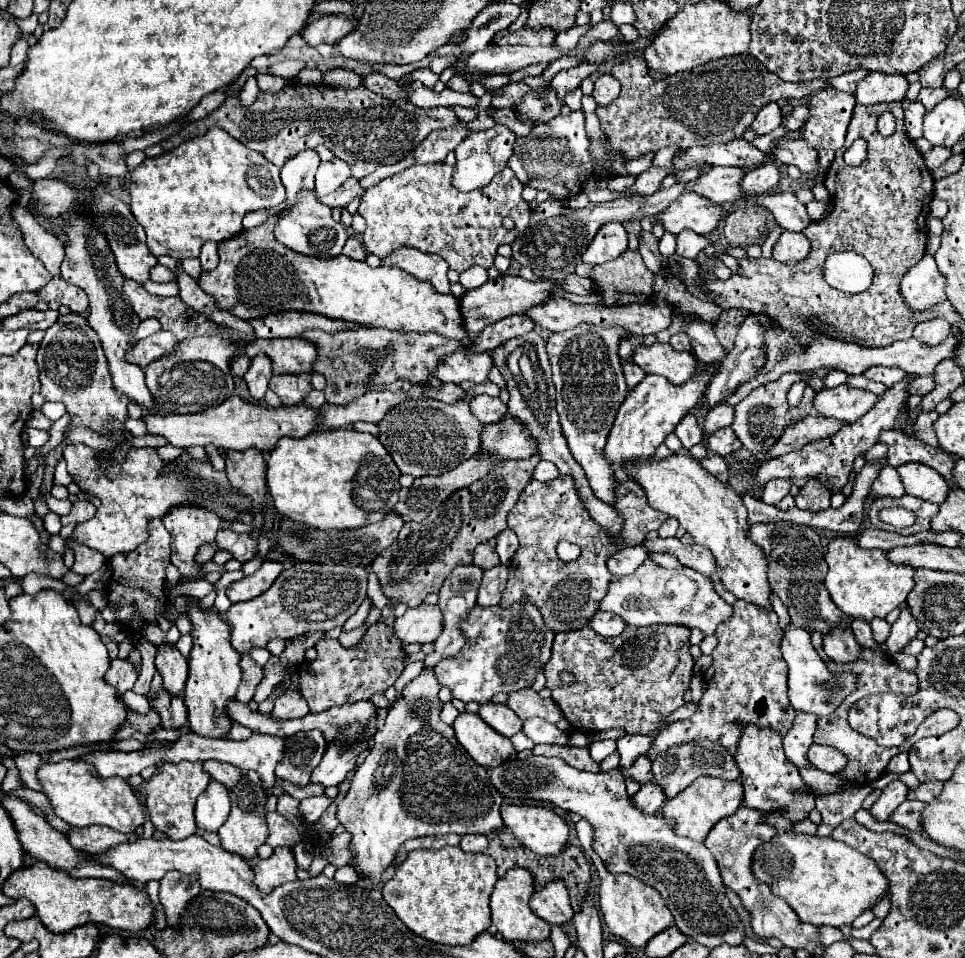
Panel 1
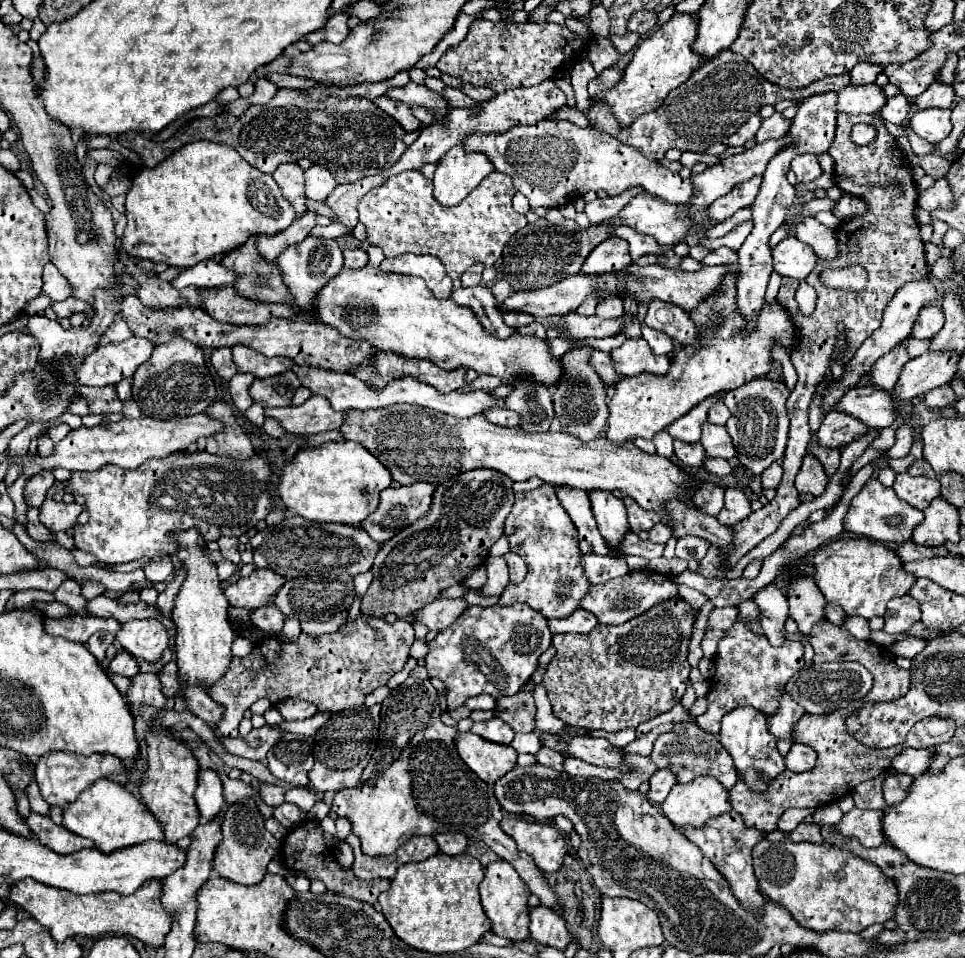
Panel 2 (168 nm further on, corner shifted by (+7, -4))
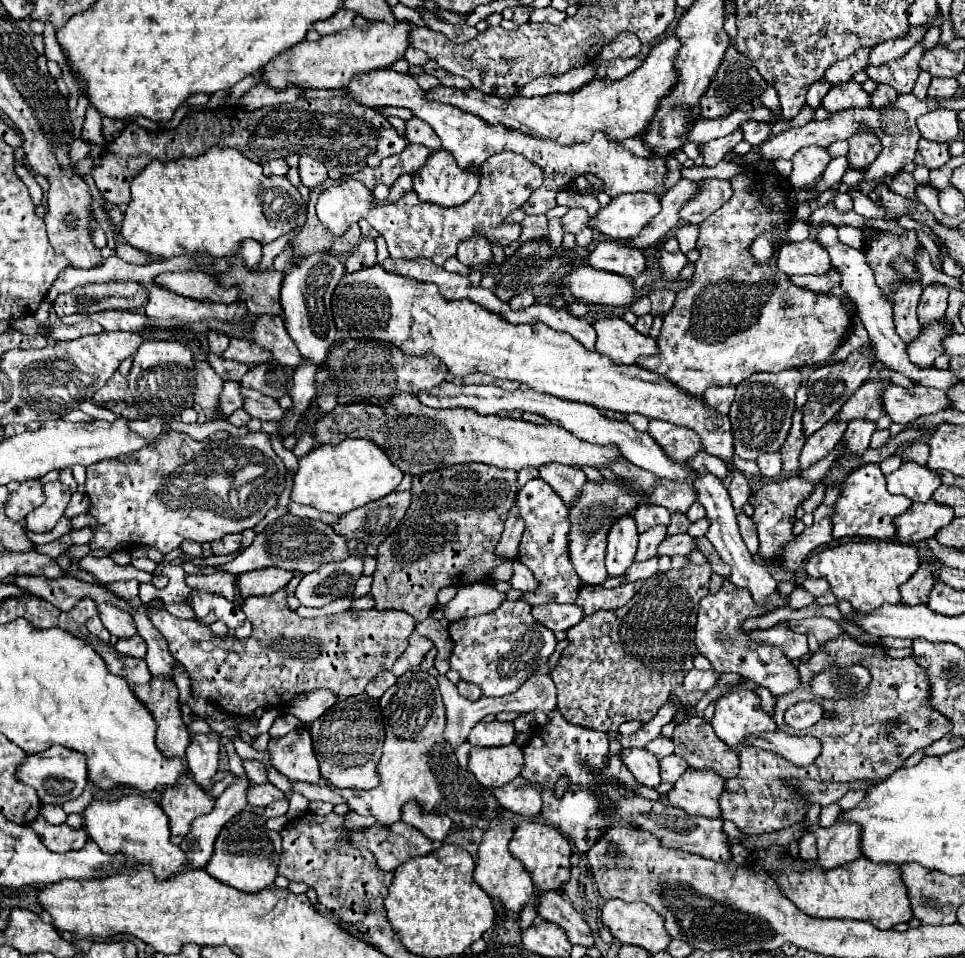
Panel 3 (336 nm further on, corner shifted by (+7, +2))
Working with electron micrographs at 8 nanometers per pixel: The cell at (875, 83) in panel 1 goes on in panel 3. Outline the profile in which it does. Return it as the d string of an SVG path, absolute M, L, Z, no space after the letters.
M847 81L843 85L833 85L831 91L821 101L821 107L829 113L853 107L869 107L869 105L871 105L869 93L865 93L861 85L853 81Z

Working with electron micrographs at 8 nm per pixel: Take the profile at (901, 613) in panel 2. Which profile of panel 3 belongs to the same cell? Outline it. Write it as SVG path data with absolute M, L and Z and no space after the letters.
M921 565L915 575L901 585L901 601L907 605L919 605L929 601L929 593L935 585L935 569L929 565Z

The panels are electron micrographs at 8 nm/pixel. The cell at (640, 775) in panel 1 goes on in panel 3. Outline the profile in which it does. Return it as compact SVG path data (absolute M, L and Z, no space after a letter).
M657 737L657 739L653 739L653 741L647 743L647 751L651 751L657 759L663 759L663 757L671 755L673 749L675 749L673 741L671 739L663 739L663 737Z

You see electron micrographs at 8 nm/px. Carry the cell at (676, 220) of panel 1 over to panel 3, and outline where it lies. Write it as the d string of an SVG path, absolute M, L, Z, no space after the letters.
M627 193L613 197L607 207L601 207L599 213L589 219L587 227L611 239L627 241L637 237L655 213L659 213L659 197L651 193Z

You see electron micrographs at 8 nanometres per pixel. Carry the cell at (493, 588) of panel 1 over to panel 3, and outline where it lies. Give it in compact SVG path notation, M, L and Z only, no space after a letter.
M511 507L509 513L507 513L507 521L505 521L501 541L497 545L497 553L505 555L507 559L515 559L521 535L523 535L523 517L519 517L517 507Z

